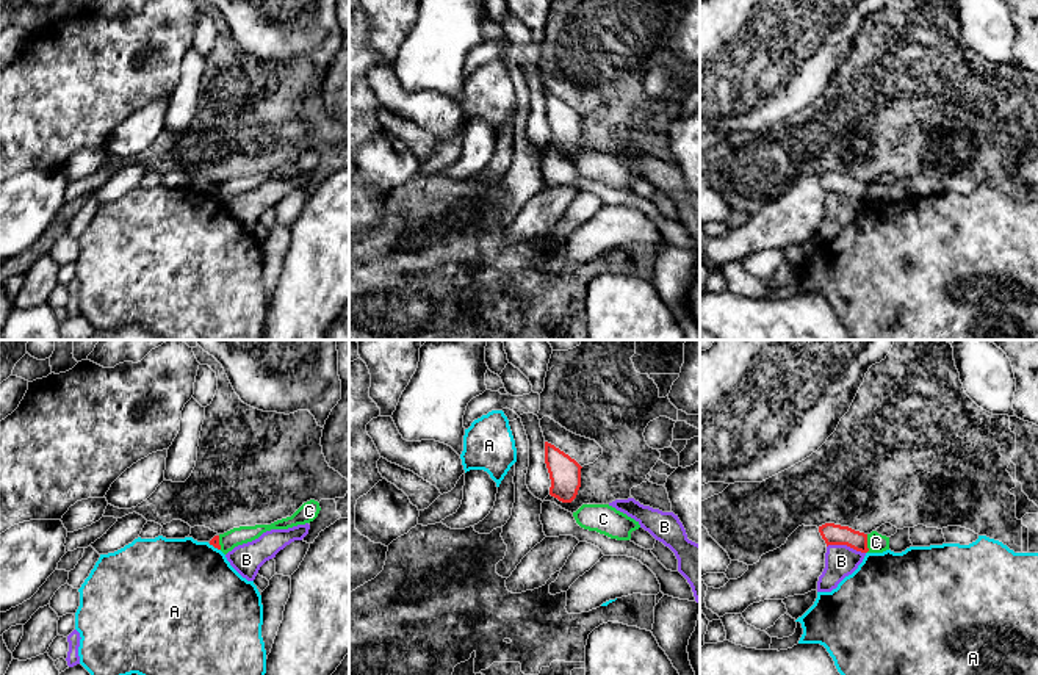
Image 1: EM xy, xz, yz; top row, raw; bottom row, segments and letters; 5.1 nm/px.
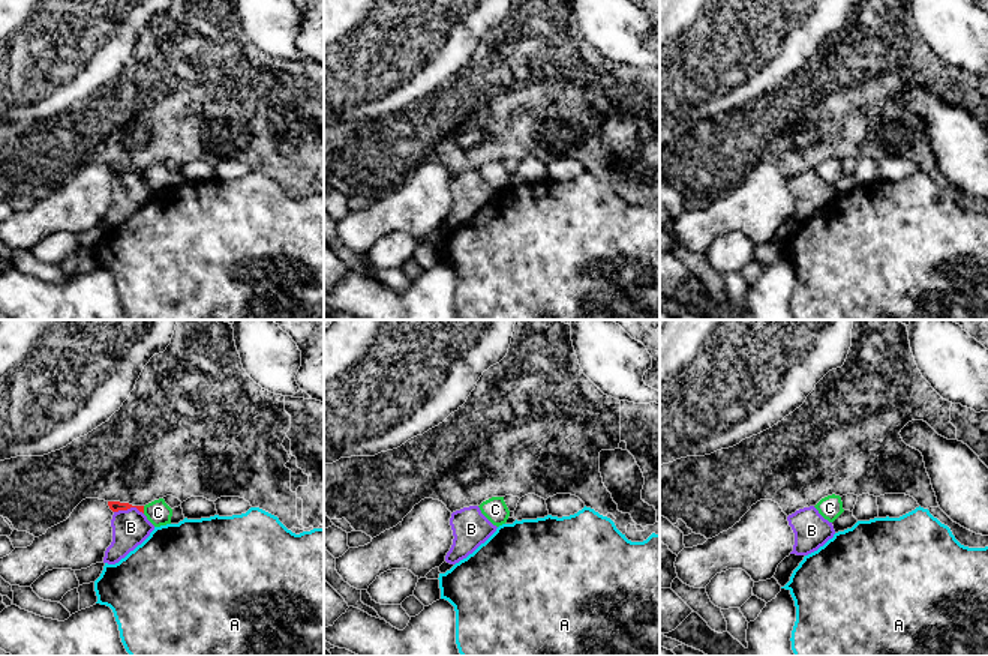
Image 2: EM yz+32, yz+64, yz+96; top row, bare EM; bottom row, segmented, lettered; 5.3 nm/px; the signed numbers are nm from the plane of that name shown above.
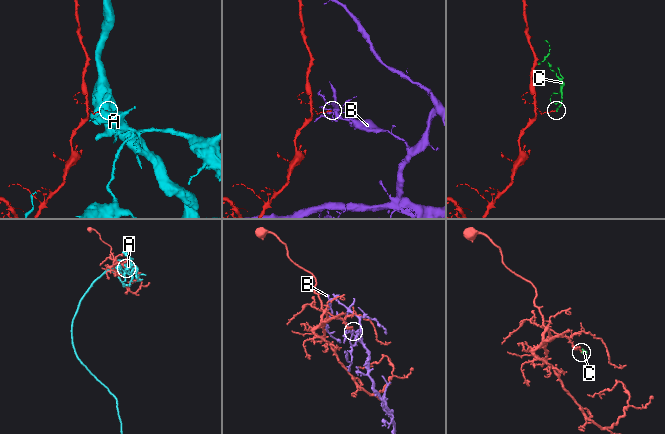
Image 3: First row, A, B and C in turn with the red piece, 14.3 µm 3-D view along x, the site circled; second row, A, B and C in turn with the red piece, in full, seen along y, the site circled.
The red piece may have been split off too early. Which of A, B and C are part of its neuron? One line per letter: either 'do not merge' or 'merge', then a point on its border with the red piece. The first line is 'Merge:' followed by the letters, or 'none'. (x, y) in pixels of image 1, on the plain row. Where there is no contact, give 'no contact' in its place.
Merge: none
A: do not merge; contact xy (215, 196)
B: do not merge; contact yz (846, 193)
C: do not merge; contact yz (866, 193)

